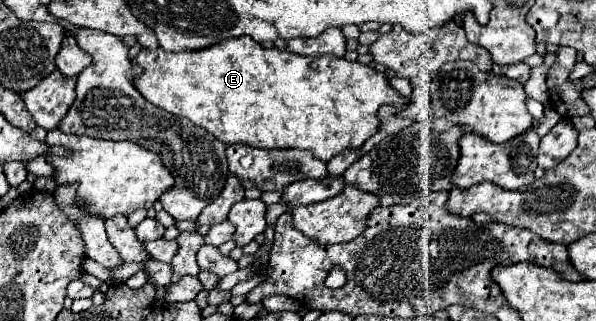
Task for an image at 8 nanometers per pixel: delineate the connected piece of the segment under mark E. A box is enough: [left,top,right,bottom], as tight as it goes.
[134,37,407,161]

